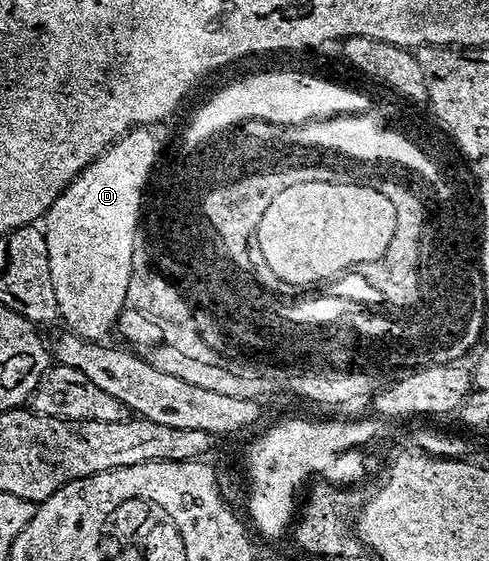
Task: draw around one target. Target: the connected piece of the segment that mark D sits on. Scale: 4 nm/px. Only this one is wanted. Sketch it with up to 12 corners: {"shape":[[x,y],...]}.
{"shape":[[128,131],[46,215],[67,329],[117,329],[160,142]]}

